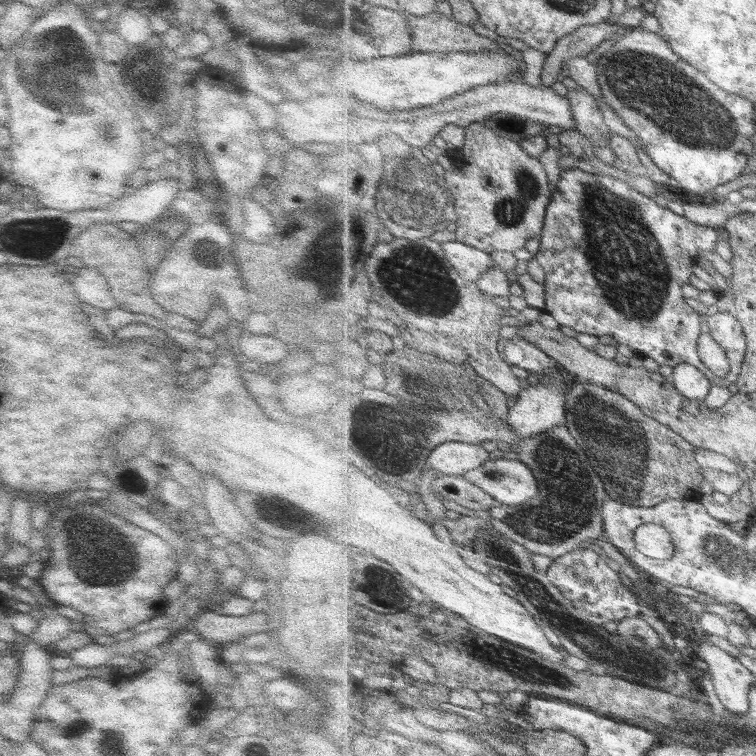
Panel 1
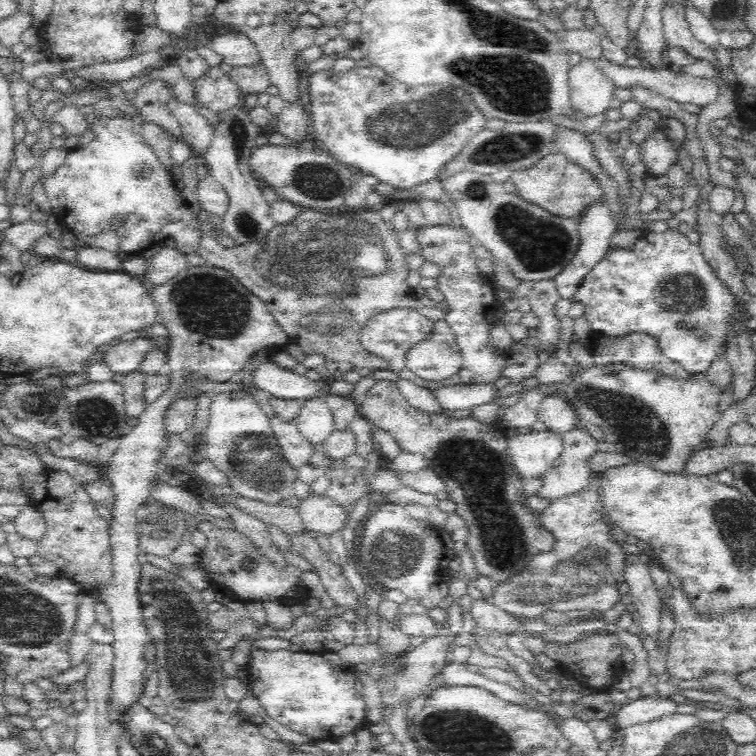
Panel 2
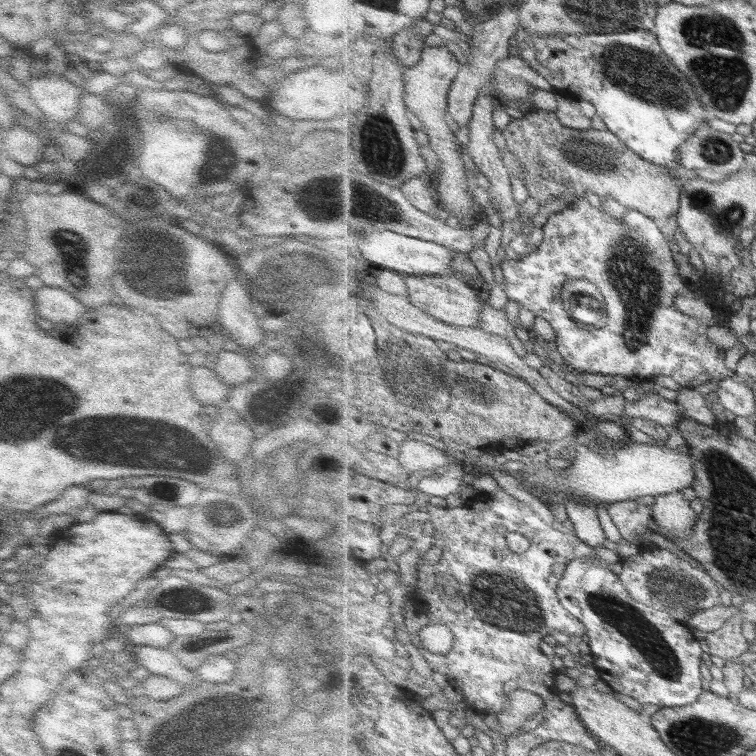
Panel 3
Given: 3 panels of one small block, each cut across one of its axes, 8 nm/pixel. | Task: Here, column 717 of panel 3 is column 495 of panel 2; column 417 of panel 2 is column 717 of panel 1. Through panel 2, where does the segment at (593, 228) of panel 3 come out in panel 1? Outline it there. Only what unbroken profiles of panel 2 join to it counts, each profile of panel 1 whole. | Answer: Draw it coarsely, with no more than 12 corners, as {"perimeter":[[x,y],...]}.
{"perimeter":[[563,171],[534,256],[542,310],[659,365],[692,364],[681,294],[723,230]]}

